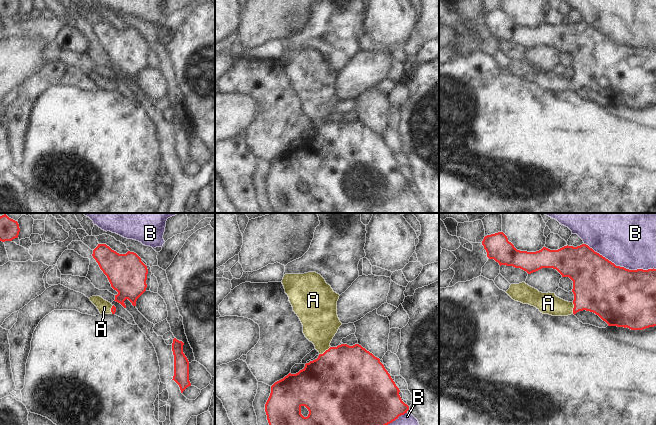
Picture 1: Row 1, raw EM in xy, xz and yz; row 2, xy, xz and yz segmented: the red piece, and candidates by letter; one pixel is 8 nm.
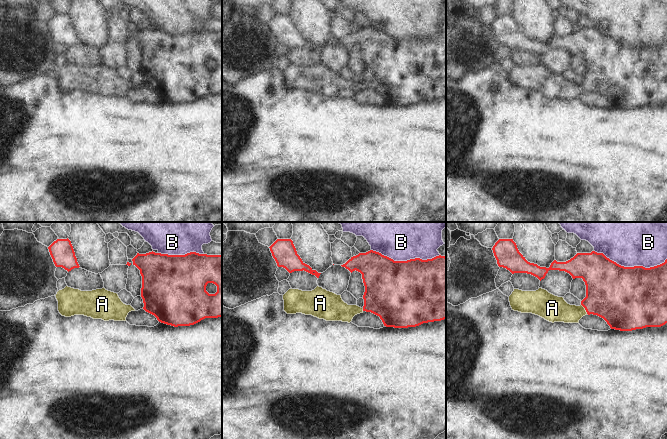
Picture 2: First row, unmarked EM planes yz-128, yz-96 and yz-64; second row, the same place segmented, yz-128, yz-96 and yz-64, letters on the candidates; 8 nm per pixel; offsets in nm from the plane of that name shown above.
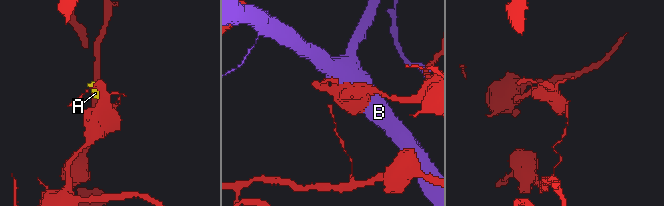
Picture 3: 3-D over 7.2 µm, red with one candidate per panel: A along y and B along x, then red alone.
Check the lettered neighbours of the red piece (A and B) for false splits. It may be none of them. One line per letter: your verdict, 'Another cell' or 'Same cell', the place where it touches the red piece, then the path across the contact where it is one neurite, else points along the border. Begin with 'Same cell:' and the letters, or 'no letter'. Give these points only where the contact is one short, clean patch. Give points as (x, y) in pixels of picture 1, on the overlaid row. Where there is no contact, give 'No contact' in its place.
Same cell: A
A: Same cell. Touches red at xz (325, 351). Path across: xz (342, 377), (335, 370), (325, 351), (321, 341), (320, 321)
B: Another cell. Touches red at yz (619, 266)

